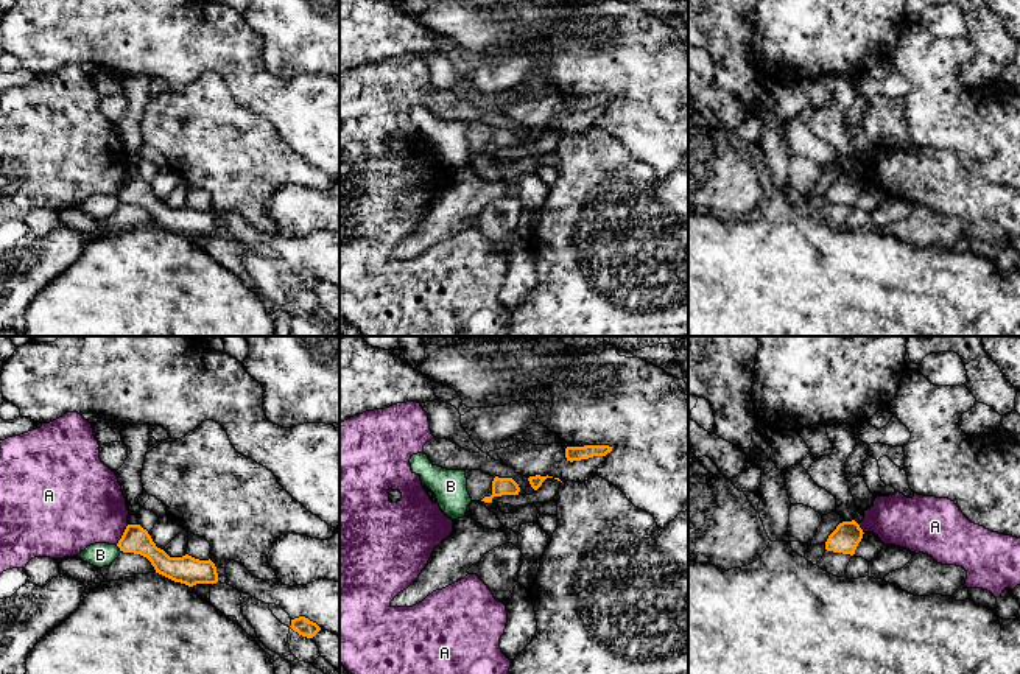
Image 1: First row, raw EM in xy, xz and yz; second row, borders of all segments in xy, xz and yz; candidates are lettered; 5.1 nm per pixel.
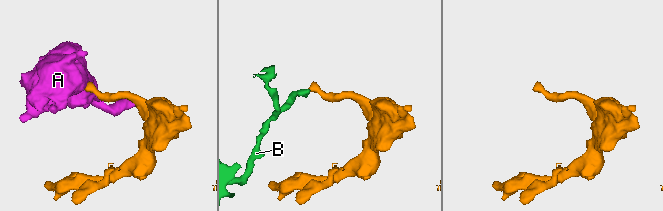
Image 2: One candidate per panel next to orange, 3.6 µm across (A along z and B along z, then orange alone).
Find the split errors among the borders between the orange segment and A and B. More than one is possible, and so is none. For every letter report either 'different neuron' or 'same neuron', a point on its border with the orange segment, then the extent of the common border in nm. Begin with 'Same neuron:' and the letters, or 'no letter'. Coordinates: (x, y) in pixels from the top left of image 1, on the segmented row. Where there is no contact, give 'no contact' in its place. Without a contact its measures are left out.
Same neuron: no letter
A: different neuron | xy (123, 534) | 120 nm
B: different neuron | xy (119, 547) | 50 nm

